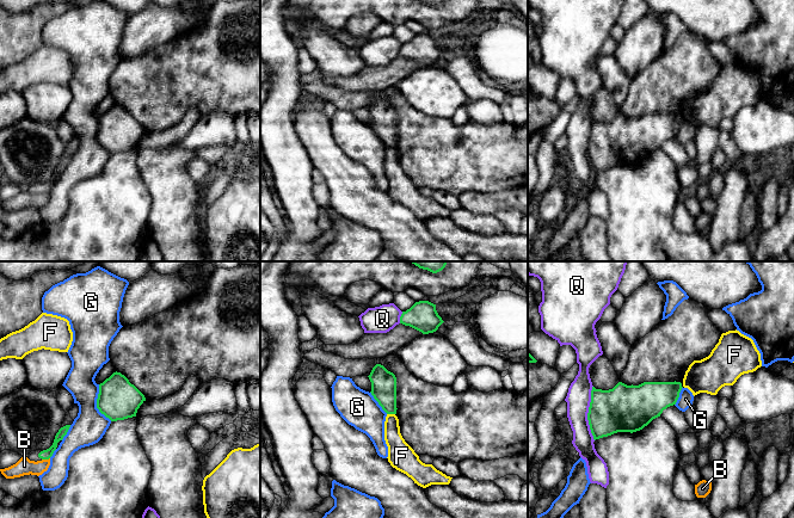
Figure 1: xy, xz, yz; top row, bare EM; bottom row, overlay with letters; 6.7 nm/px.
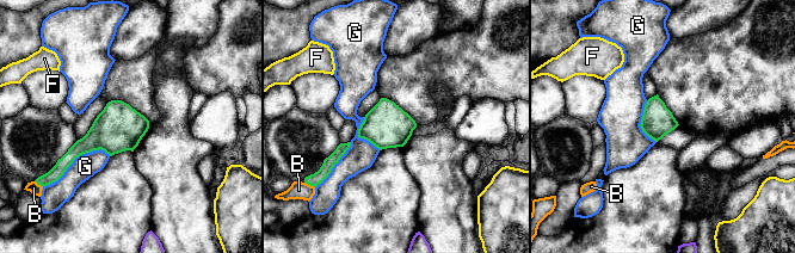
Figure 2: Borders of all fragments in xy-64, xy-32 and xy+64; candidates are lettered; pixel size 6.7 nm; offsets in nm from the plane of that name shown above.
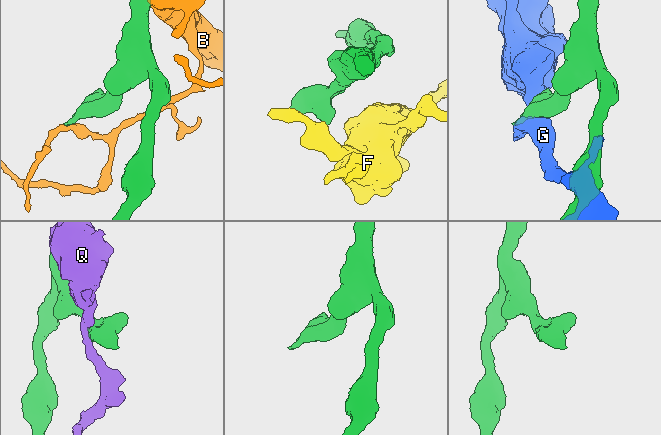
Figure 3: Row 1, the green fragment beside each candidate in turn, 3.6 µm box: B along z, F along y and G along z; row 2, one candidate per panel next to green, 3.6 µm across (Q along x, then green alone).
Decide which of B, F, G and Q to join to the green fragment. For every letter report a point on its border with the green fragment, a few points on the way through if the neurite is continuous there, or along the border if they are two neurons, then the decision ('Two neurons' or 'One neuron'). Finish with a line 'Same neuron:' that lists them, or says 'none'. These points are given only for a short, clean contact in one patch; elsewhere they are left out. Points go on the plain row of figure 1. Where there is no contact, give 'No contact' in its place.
B: Touches green at xy (45, 191). Two neurons
F: Touches green at xz (391, 146). Boundary: xz (387, 146), (394, 147). Two neurons
G: Touches green at xy (97, 136). Two neurons
Q: Touches green at yz (588, 146). Two neurons
Same neuron: none

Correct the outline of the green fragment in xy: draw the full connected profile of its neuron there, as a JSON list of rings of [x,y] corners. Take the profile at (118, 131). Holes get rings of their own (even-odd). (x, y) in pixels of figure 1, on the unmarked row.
[[[113,105],[99,117],[97,141],[111,154],[136,149],[144,128],[121,105]]]

